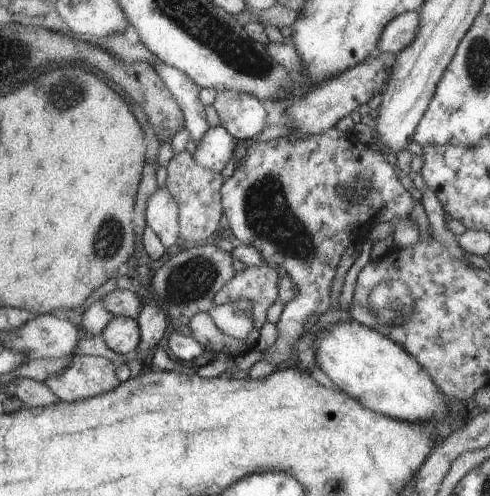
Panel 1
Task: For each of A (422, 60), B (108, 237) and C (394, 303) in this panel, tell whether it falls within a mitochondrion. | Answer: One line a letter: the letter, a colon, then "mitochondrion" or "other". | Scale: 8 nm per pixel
A: other
B: mitochondrion
C: mitochondrion

